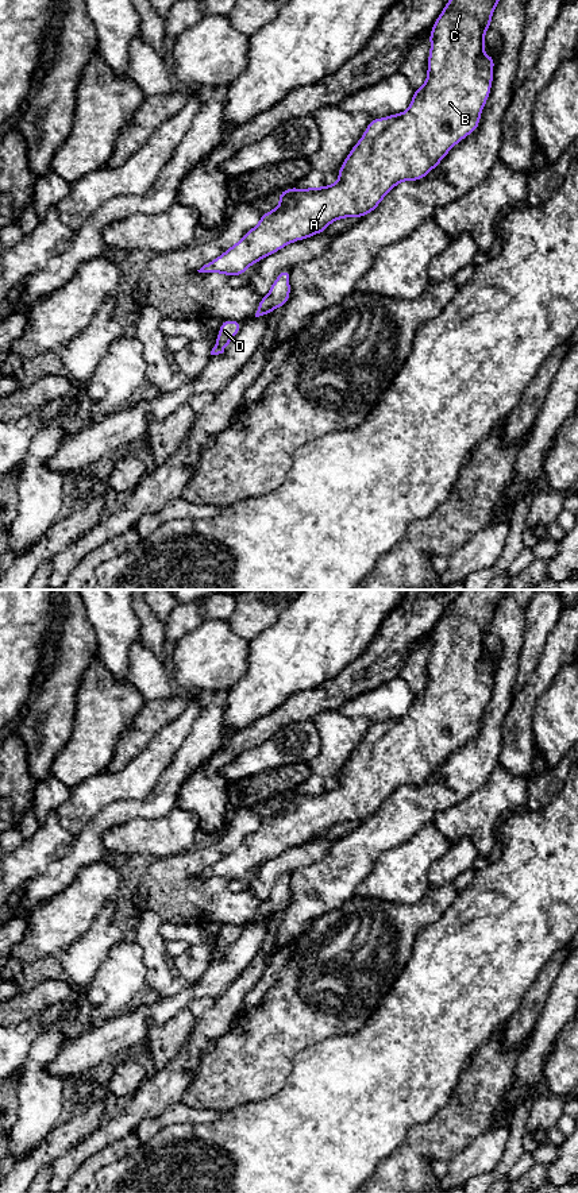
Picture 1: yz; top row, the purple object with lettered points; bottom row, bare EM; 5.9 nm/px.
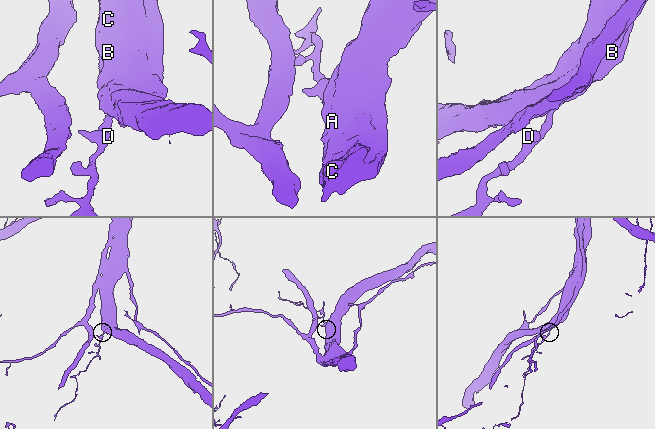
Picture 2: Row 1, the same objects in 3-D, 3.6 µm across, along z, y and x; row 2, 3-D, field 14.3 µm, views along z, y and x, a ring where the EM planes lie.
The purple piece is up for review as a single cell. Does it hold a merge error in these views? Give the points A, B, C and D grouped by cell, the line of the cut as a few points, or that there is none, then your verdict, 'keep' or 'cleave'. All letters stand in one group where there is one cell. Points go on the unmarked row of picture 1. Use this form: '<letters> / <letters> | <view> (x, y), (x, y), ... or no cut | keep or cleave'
A B C D | no cut | keep

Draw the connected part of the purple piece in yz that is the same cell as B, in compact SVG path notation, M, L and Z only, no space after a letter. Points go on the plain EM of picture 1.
M461 590L431 634L427 686L420 694L413 695L411 711L402 718L370 725L365 738L339 773L336 788L308 794L293 791L278 798L280 810L275 814L262 818L257 831L248 834L238 848L197 876L227 879L228 881L242 880L251 869L285 850L324 837L335 825L366 821L379 810L396 789L402 785L423 784L455 749L477 736L482 714L490 699L494 672L494 661L483 659L483 642L492 628L493 615L505 594L506 590Z

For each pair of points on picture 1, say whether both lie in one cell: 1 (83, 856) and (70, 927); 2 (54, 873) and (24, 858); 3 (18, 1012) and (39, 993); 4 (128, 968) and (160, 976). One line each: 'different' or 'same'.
1: different
2: different
3: same
4: different

